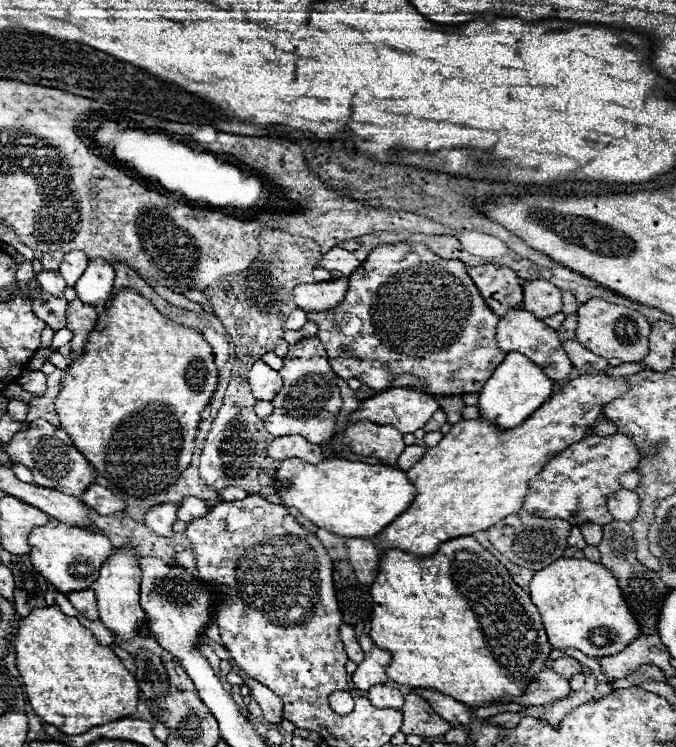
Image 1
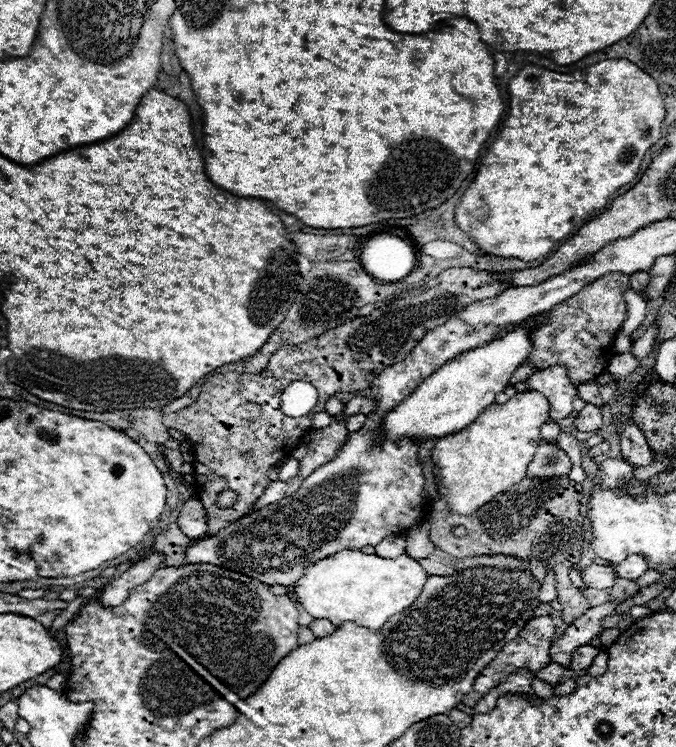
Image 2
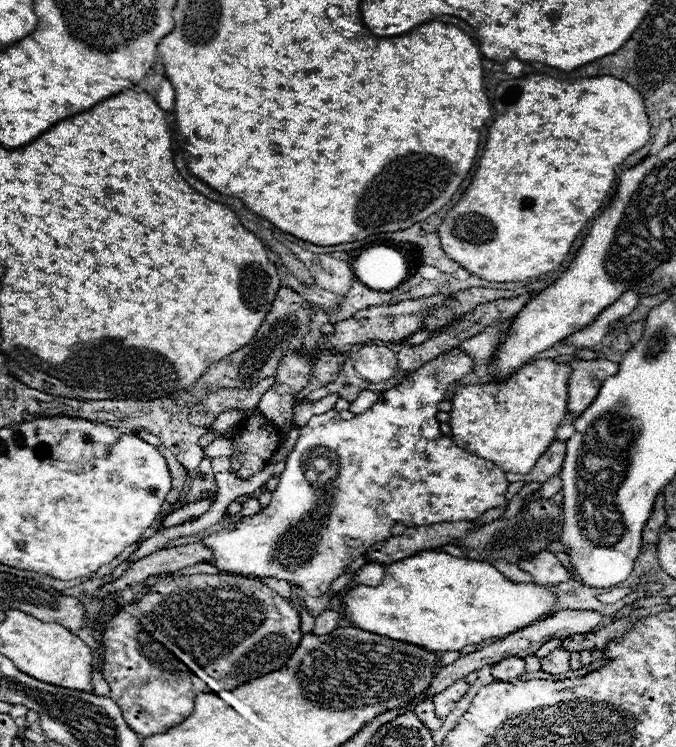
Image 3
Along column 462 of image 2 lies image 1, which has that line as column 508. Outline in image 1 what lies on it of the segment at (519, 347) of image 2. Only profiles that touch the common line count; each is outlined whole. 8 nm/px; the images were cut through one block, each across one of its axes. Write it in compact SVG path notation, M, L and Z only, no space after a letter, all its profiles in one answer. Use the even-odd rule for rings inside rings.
M508 352L502 364L494 370L492 378L480 390L480 416L502 430L508 430L522 424L522 420L536 412L552 396L552 392L554 382L546 376L546 372L542 372L542 368L538 368L530 358L522 356L520 352Z

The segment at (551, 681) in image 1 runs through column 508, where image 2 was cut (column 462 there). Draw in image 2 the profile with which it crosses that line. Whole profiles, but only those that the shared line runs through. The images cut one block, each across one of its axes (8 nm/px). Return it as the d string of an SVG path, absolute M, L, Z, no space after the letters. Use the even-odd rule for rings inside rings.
M540 616L540 618L532 618L530 624L526 624L526 628L522 628L522 632L506 644L506 648L502 648L502 652L498 652L498 656L482 670L482 676L478 676L478 680L474 680L474 688L472 692L468 692L464 698L462 698L462 704L466 706L474 706L480 696L484 696L490 688L494 688L496 684L500 684L498 680L504 680L508 678L512 672L516 672L518 668L530 668L534 674L538 670L542 670L546 664L550 664L550 658L548 658L548 650L550 650L550 644L552 644L552 638L554 638L554 622L550 616Z

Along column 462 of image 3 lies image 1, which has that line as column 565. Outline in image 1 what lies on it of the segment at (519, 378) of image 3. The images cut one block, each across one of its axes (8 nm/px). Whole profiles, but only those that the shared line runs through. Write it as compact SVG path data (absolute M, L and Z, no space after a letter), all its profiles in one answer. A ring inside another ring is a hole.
M582 374L570 380L558 394L544 402L532 416L528 416L516 428L500 430L484 418L462 420L454 424L454 428L442 438L442 442L434 448L428 448L424 458L418 464L414 464L414 468L408 470L408 478L418 490L416 500L400 518L396 518L388 528L384 528L384 532L376 536L380 540L378 548L382 552L388 548L400 548L416 556L430 556L446 540L492 528L494 524L498 524L498 520L522 508L524 498L528 496L530 482L538 476L538 472L542 472L542 468L564 448L590 436L592 428L598 424L598 418L602 416L604 404L610 404L614 398L628 392L630 386L632 384L628 382L626 376Z

